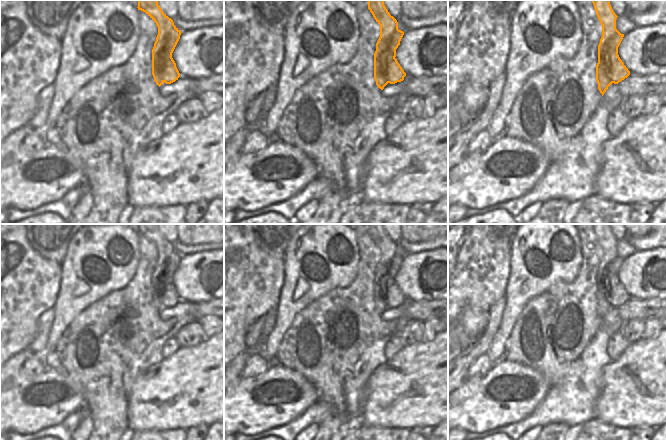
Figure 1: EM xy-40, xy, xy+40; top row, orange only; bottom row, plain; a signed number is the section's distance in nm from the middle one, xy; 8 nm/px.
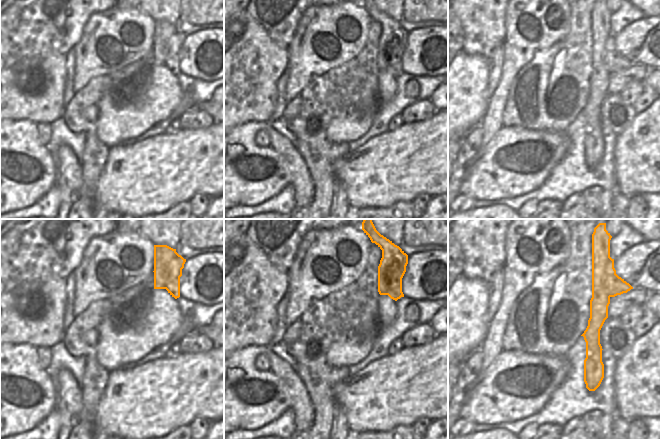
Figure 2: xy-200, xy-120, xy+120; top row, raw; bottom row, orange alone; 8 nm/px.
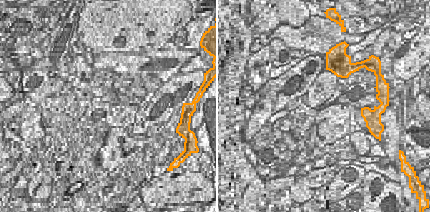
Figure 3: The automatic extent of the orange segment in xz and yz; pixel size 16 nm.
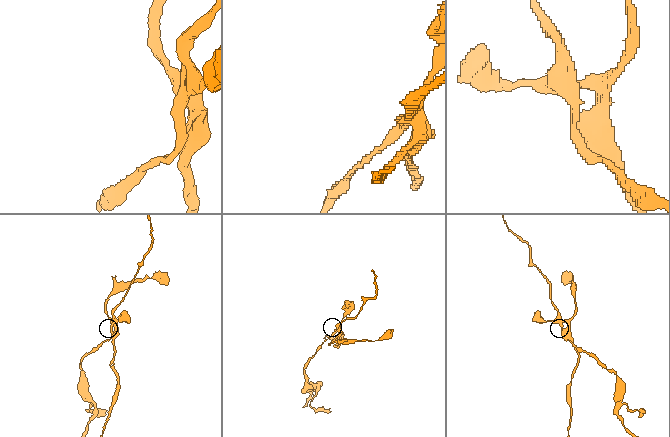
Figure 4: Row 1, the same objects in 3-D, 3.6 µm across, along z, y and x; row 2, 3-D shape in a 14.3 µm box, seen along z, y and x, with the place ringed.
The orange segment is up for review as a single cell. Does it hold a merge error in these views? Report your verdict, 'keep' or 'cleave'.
cleave

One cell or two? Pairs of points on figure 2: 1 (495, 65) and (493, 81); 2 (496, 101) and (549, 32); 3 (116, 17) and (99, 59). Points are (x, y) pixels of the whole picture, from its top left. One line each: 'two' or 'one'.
1: one
2: one
3: one

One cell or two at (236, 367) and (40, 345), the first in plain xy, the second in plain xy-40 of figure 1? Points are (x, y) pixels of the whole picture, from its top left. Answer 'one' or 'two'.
one

